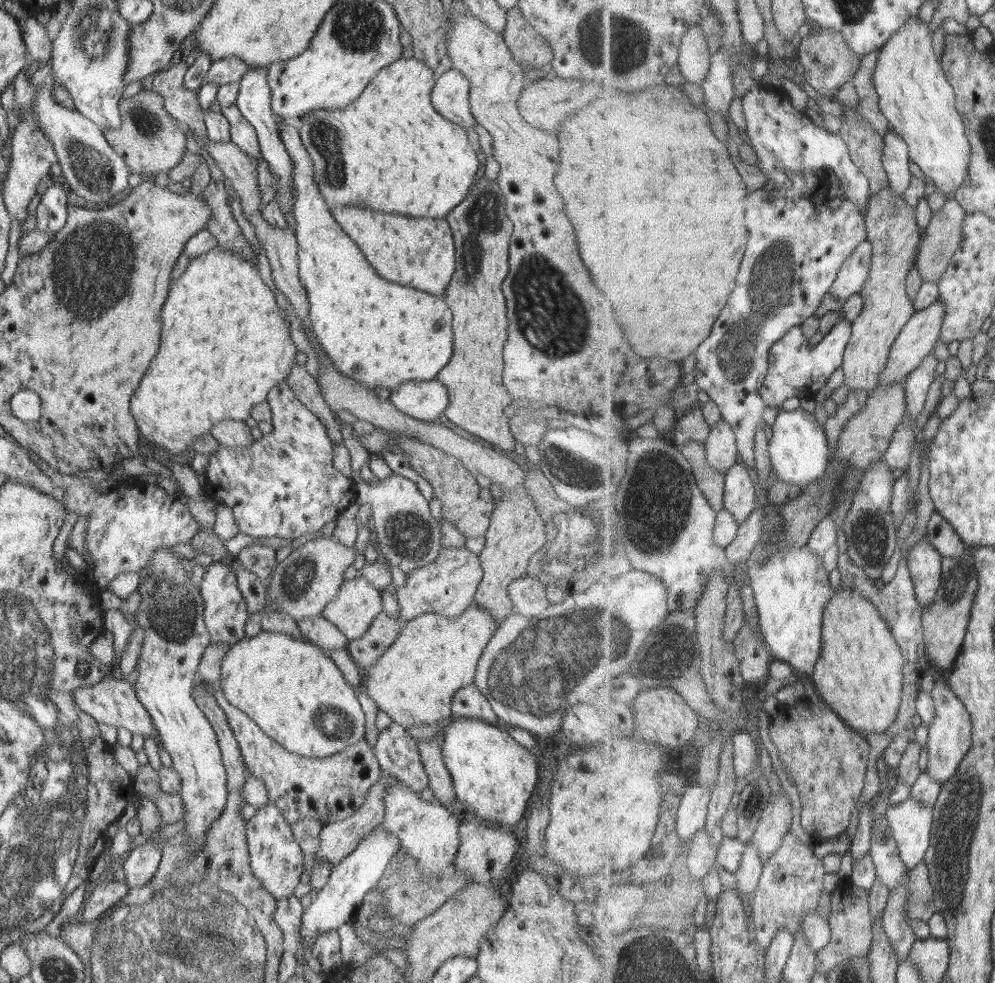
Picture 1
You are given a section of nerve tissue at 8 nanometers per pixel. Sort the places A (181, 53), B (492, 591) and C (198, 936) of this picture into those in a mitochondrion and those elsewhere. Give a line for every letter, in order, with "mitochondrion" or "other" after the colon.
A: other
B: other
C: mitochondrion

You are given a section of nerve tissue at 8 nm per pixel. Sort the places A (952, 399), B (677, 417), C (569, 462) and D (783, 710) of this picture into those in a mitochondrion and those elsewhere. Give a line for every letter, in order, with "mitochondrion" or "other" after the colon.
A: other
B: other
C: mitochondrion
D: other

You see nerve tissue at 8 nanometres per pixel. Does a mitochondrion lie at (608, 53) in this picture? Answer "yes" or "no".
yes

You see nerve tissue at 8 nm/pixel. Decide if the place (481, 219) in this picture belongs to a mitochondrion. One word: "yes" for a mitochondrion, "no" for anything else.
yes

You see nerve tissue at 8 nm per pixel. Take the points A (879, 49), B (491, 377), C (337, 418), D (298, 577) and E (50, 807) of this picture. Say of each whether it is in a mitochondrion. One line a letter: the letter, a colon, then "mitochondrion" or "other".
A: other
B: other
C: other
D: mitochondrion
E: mitochondrion

